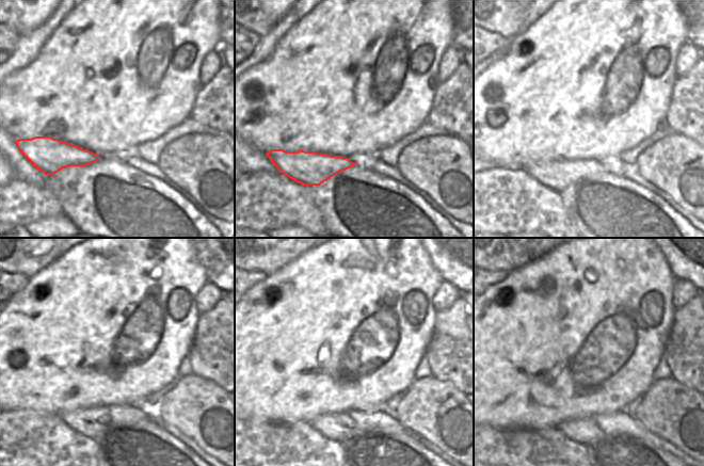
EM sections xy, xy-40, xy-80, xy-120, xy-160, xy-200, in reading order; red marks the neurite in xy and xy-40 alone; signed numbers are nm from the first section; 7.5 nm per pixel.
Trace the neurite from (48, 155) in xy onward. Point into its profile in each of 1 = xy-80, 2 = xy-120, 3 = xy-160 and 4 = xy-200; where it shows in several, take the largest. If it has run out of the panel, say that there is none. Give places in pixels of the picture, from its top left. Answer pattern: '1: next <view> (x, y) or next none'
1: next xy-80 (556, 174)
2: next xy-120 (90, 421)
3: next xy-160 (335, 426)
4: next xy-200 (585, 431)

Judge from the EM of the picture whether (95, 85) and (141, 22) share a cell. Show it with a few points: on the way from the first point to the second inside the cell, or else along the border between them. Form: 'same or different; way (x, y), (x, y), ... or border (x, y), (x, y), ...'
same; way (100, 69), (131, 38)

